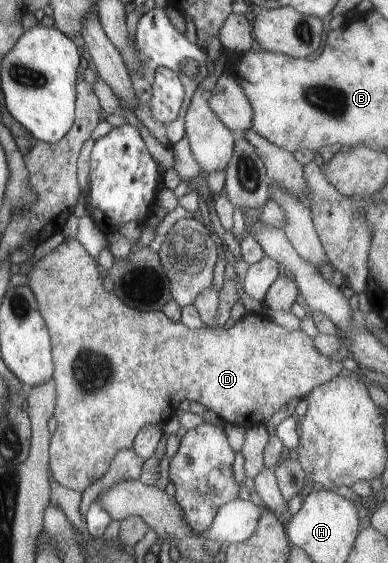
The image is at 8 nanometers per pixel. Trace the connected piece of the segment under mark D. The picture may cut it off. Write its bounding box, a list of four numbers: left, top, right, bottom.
[23,237,344,493]

